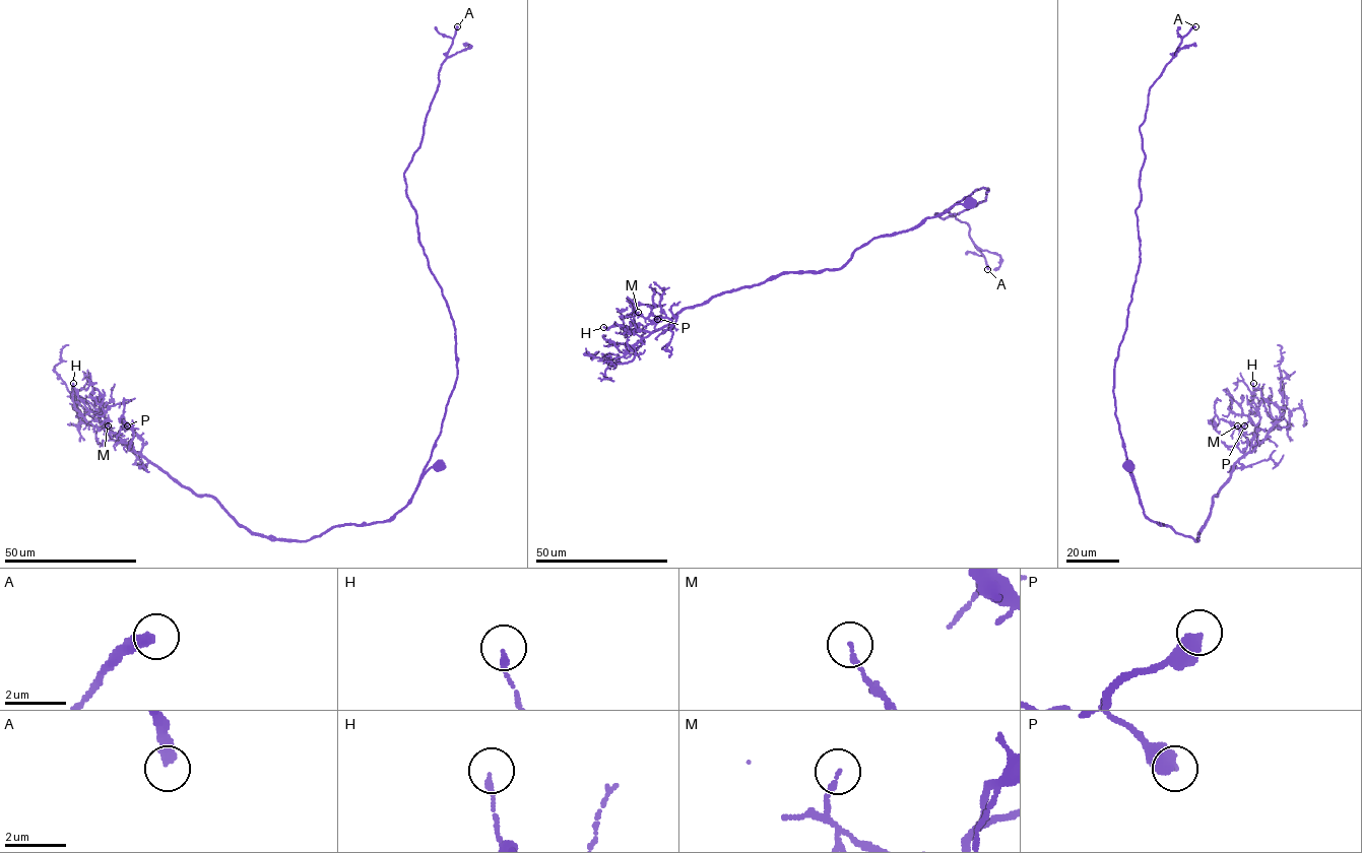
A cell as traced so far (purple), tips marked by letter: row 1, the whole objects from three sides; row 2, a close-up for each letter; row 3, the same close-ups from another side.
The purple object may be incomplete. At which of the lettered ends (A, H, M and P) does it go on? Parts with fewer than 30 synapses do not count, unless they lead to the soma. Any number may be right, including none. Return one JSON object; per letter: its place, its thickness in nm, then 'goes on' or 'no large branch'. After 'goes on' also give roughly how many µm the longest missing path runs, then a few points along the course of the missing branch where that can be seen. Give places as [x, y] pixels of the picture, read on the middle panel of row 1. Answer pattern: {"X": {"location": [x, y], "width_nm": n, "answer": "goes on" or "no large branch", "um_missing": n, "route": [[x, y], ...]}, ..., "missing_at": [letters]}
{"A": {"location": [987, 269], "width_nm": 360, "answer": "goes on", "um_missing": 20, "route": [[987, 269], [1025, 282]]}, "H": {"location": [603, 327], "width_nm": 170, "answer": "no large branch"}, "M": {"location": [638, 312], "width_nm": 150, "answer": "no large branch"}, "P": {"location": [657, 319], "width_nm": 550, "answer": "no large branch"}, "missing_at": ["A"]}

